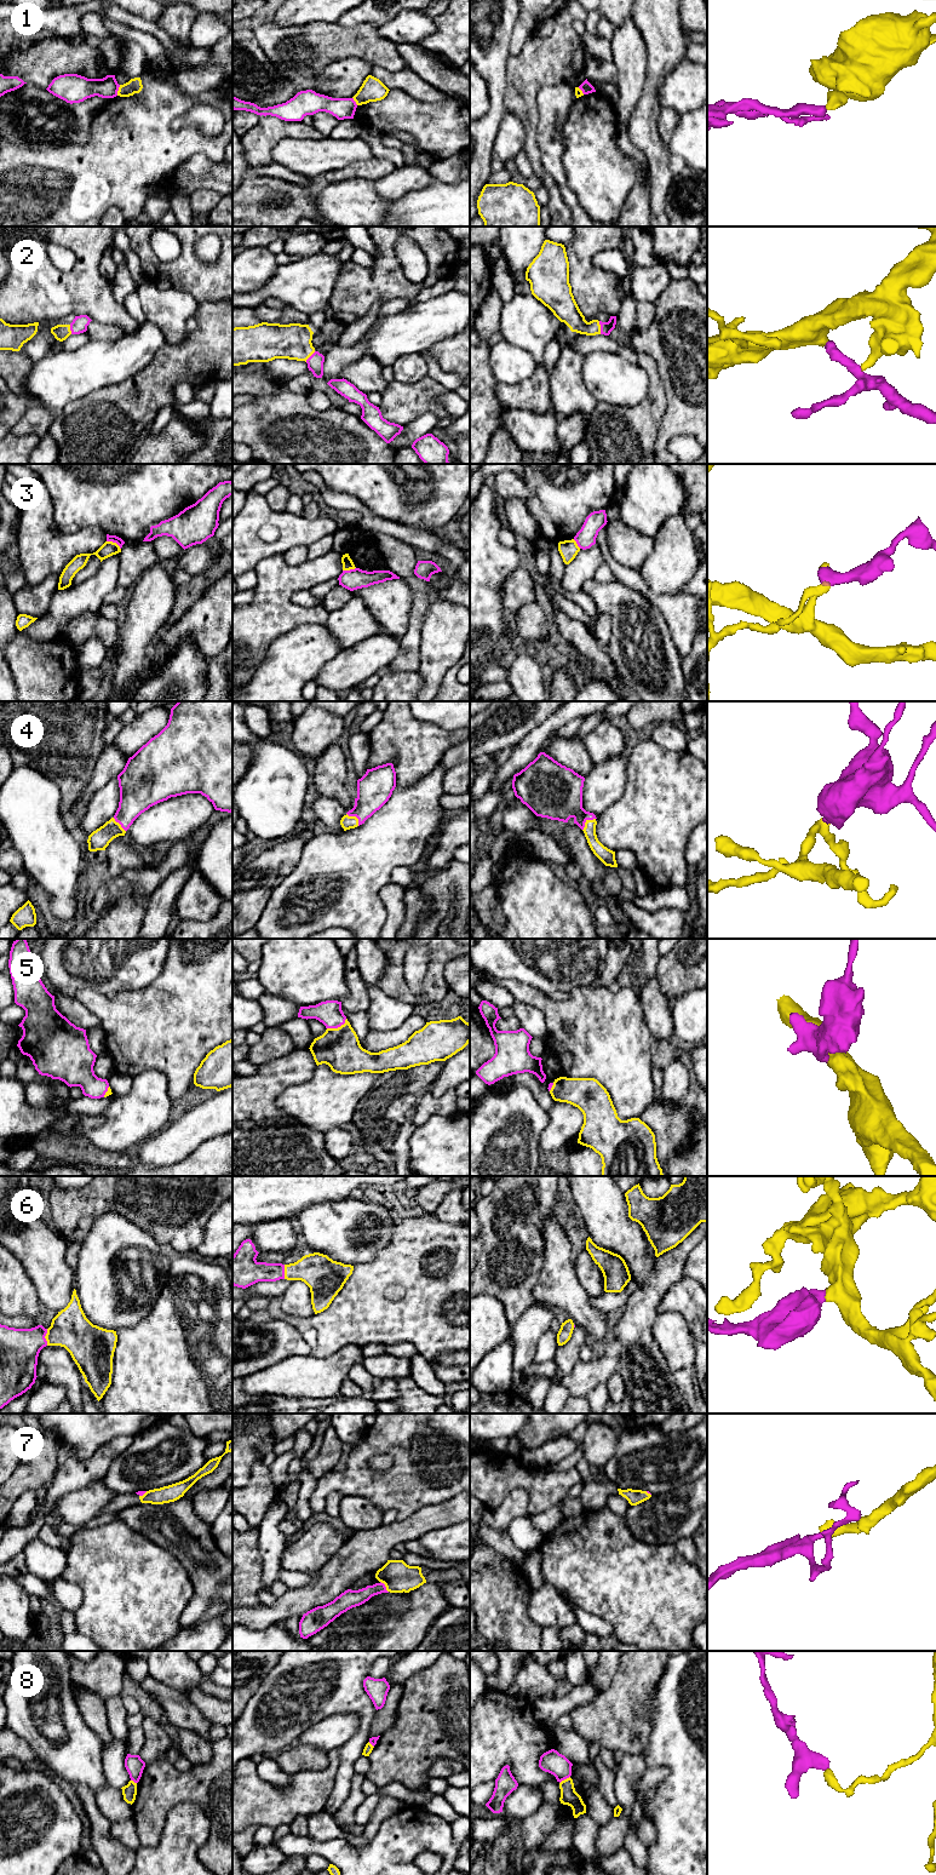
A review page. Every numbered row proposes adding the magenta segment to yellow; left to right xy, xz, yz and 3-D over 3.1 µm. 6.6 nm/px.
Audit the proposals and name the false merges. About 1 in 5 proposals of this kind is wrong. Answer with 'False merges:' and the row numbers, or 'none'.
False merges: 1, 3, 8

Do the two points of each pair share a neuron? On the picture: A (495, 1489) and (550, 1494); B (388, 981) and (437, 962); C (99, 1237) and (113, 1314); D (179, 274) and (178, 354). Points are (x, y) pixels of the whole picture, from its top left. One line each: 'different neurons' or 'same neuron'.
A: same neuron
B: same neuron
C: same neuron
D: different neurons

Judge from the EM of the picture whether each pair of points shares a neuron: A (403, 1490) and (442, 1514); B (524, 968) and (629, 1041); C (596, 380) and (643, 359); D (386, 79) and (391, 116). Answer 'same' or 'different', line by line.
A: different
B: different
C: different
D: different

